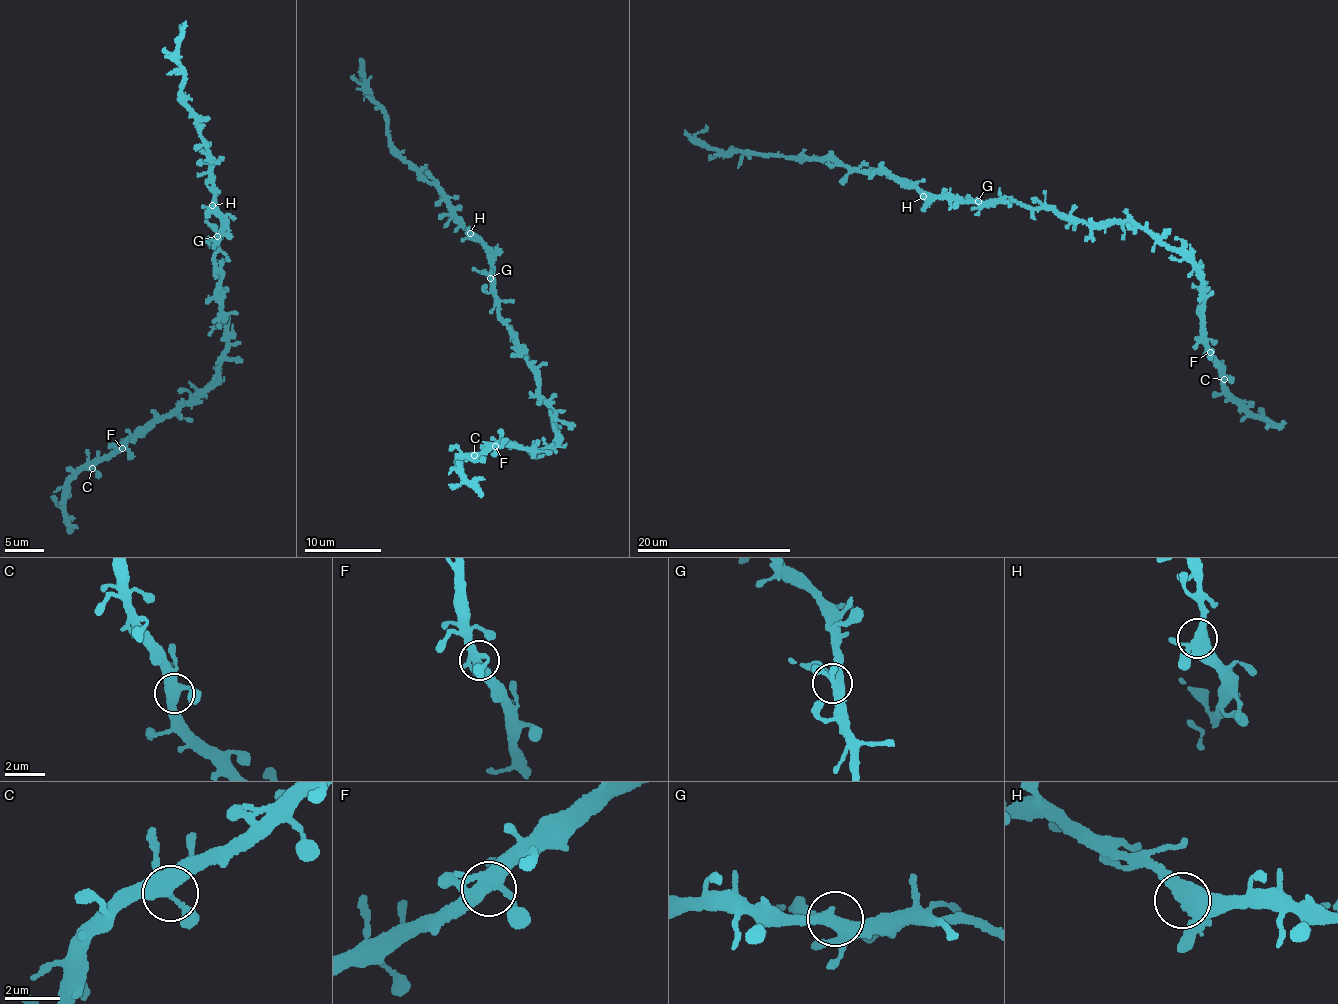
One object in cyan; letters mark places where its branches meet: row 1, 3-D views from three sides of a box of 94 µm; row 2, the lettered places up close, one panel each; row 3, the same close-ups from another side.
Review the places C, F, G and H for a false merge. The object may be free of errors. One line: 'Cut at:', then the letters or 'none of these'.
Cut at: none of these

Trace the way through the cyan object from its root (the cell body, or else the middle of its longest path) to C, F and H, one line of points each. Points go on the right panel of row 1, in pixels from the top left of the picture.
C: (1043, 208), (1093, 224), (1128, 222), (1184, 250), (1202, 282), (1200, 331), (1224, 379)
F: (1043, 208), (1093, 224), (1128, 222), (1145, 228), (1171, 246), (1184, 250), (1202, 282), (1200, 332), (1210, 352)
H: (1043, 208), (998, 200), (990, 202), (946, 197), (929, 199), (922, 196)

